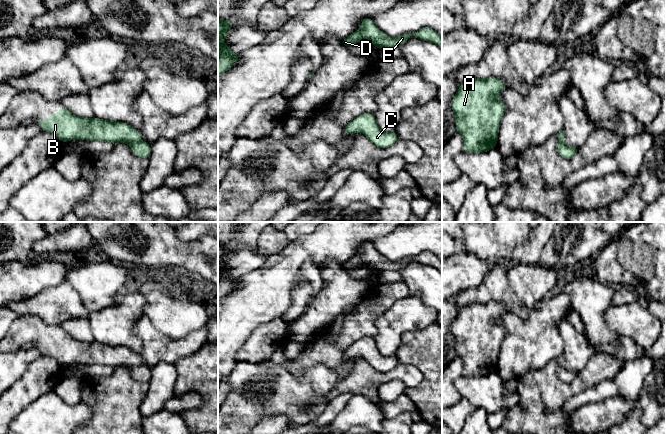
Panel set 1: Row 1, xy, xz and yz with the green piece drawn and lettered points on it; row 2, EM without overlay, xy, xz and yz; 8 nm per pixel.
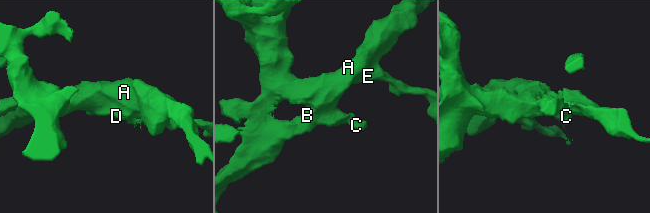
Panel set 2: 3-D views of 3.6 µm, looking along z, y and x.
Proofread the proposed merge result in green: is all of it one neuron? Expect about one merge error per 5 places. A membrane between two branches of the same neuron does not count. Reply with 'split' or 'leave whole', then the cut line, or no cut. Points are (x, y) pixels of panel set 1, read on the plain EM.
leave whole | no cut

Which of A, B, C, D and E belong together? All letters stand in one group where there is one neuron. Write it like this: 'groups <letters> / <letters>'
groups A B C D E

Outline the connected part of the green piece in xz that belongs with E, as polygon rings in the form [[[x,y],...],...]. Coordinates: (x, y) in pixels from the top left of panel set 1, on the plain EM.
[[[370,242],[363,243],[361,245],[361,252],[354,255],[352,259],[343,263],[342,268],[348,272],[358,267],[362,262],[367,262],[376,270],[376,273],[400,271],[411,260],[436,268],[442,274],[442,261],[432,252],[425,251],[412,258],[403,258],[399,261],[391,262],[382,256]]]

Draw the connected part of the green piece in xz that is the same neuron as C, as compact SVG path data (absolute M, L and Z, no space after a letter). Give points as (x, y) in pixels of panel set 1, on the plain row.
M365 337L344 351L344 358L362 356L370 366L379 372L388 372L398 364L396 354L382 356L373 337Z

